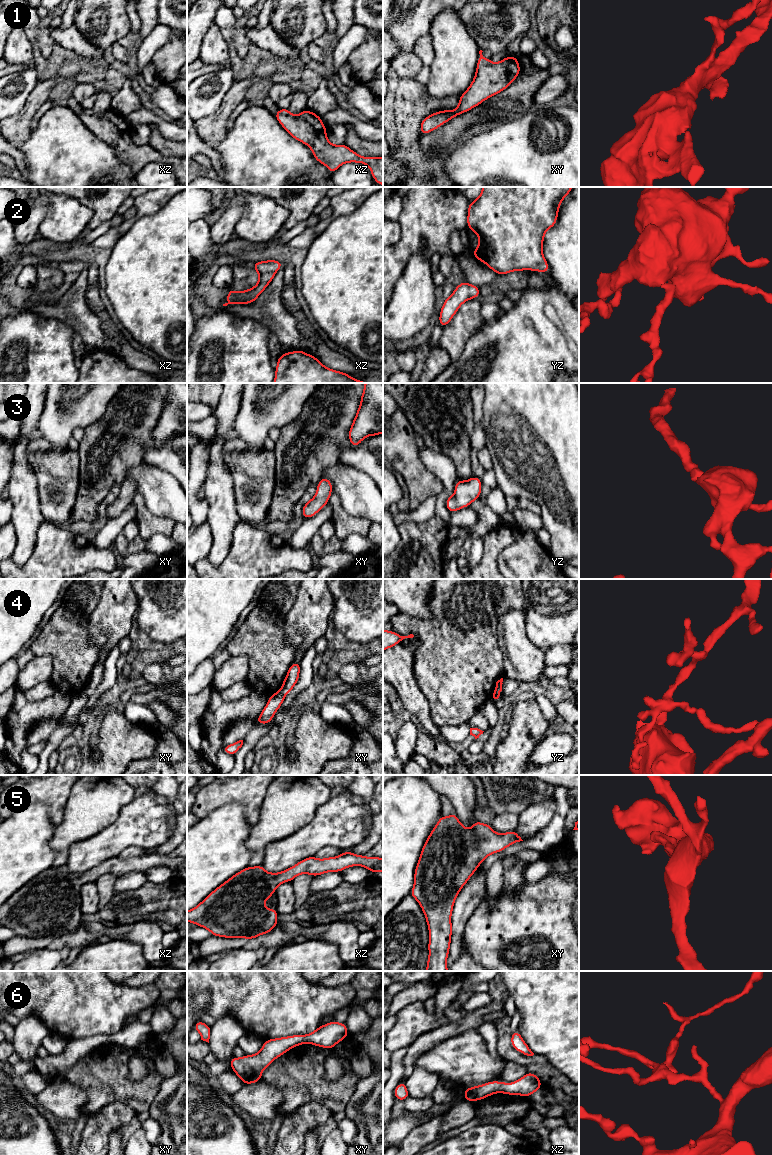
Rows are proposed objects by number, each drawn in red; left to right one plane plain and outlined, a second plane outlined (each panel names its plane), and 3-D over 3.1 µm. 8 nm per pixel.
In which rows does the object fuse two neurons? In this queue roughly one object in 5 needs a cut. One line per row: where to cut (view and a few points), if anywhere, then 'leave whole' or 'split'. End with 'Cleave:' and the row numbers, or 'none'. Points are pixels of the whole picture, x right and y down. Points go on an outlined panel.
1: no cut | leave whole
2: no cut | leave whole
3: no cut | leave whole
4: xy (279, 691), (284, 696) | split
5: no cut | leave whole
6: no cut | leave whole
Cleave: 4

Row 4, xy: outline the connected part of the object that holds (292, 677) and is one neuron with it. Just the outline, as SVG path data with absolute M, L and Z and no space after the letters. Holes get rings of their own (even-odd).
M301 662L292 663L283 681L280 692L285 696L290 693L299 680Z

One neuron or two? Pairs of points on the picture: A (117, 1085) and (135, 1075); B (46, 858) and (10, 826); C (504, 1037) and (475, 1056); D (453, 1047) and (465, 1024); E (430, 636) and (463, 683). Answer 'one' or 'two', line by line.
A: two
B: one
C: two
D: two
E: one

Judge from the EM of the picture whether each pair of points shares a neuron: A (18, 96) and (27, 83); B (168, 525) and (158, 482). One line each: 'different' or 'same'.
A: same
B: different

